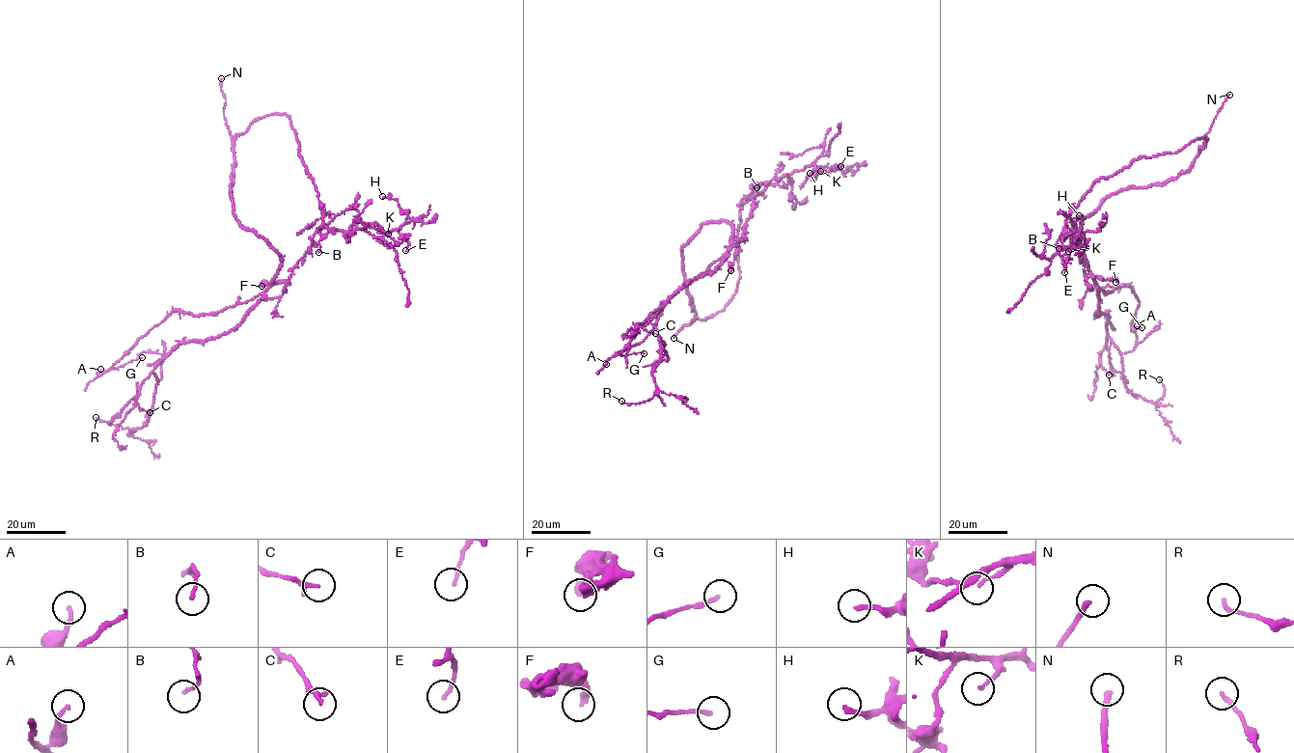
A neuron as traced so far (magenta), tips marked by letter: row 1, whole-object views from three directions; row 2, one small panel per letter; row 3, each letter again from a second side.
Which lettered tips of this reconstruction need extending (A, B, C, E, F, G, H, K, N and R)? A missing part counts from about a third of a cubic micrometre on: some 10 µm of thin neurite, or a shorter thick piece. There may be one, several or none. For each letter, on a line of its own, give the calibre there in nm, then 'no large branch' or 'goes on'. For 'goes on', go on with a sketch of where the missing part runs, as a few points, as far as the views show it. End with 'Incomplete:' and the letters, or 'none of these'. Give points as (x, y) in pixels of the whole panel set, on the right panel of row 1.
A: 190 nm thick; no large branch
B: 130 nm thick; no large branch
C: 240 nm thick; no large branch
E: 140 nm thick; no large branch
F: 280 nm thick; no large branch
G: 180 nm thick; goes on; missing branch runs (1142, 327), (1164, 337), (1172, 324)
H: 220 nm thick; no large branch
K: 140 nm thick; no large branch
N: 260 nm thick; goes on
R: 180 nm thick; no large branch
Incomplete: G, N

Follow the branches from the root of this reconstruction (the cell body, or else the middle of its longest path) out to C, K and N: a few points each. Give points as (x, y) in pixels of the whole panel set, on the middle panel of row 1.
C: (683, 274), (683, 244), (703, 224), (728, 222), (733, 230), (726, 259), (688, 280), (637, 324), (655, 333)
K: (683, 274), (693, 320), (722, 311), (737, 289), (735, 237), (754, 188), (807, 166), (820, 171)
N: (683, 274), (691, 308), (696, 315), (692, 322), (683, 324), (674, 338)

